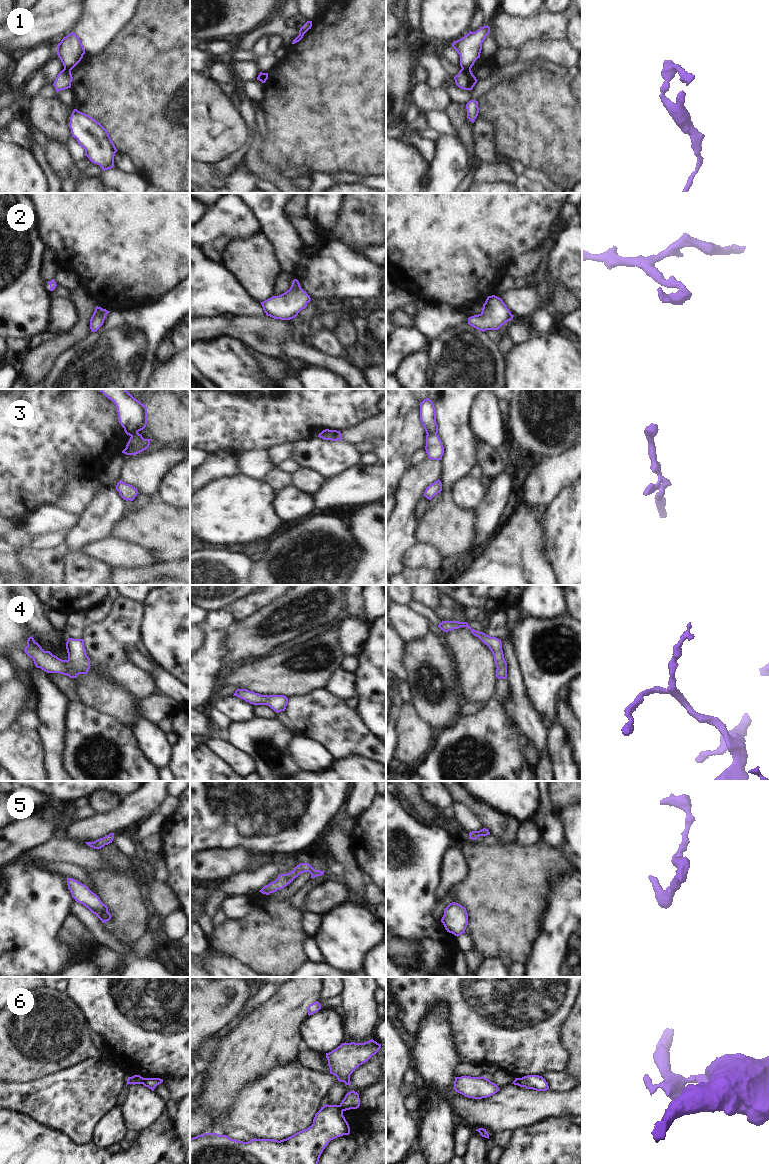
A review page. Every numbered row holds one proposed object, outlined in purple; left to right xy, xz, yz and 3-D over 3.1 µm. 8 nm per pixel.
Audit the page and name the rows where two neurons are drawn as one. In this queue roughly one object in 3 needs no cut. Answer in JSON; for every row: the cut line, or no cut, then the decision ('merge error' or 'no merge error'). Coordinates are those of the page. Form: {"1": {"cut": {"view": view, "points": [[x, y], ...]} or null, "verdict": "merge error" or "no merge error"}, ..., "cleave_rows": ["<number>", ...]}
{"1": {"cut": {"view": "yz", "points": [[462, 68], [470, 70]]}, "verdict": "merge error"}, "2": {"cut": null, "verdict": "no merge error"}, "3": {"cut": {"view": "xz", "points": [[329, 430], [331, 434], [330, 439]]}, "verdict": "merge error"}, "4": {"cut": null, "verdict": "no merge error"}, "5": {"cut": null, "verdict": "no merge error"}, "6": {"cut": {"view": "xy", "points": [[144, 1078], [142, 1083]]}, "verdict": "merge error"}, "cleave_rows": ["1", "3", "6"]}

